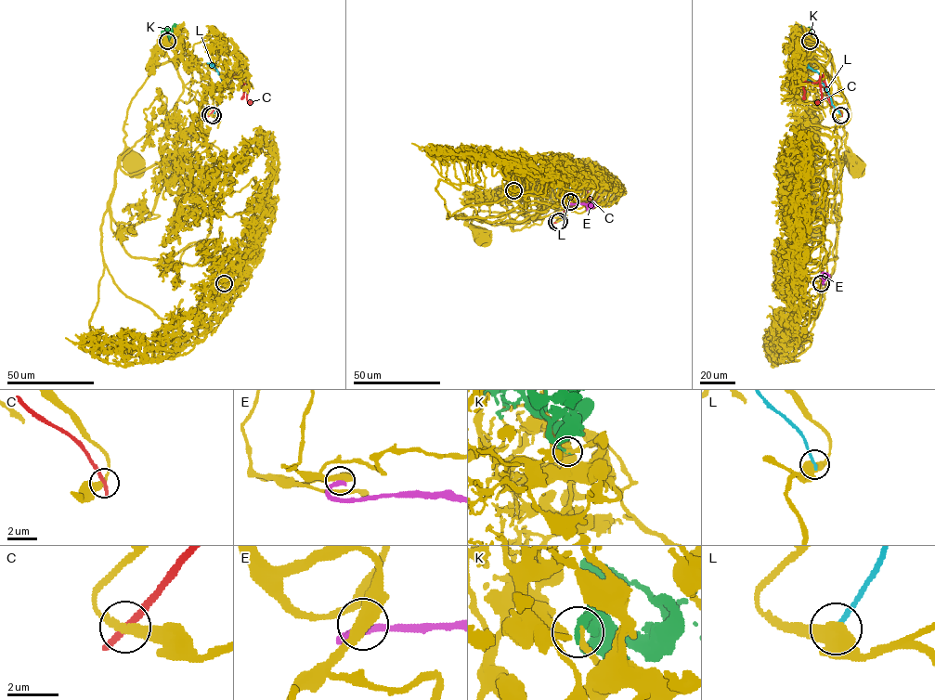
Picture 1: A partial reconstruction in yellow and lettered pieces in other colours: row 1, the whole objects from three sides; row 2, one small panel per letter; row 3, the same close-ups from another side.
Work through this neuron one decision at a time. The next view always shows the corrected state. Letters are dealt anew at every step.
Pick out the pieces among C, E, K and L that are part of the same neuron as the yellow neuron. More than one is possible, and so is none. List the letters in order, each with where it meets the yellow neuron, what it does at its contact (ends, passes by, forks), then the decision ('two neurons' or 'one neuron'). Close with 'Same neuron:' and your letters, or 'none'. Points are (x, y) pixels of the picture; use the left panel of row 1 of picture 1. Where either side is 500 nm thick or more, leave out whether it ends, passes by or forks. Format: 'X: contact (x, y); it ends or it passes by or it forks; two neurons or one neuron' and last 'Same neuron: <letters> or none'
C: contact (210, 114); it ends; two neurons
E: contact (224, 283); it ends; two neurons
K: contact (167, 41); it ends; one neuron
L: contact (213, 115); two neurons
Same neuron: K

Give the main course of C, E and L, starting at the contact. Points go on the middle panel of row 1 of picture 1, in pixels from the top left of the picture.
C: (556, 222), (568, 207), (593, 200), (588, 195), (588, 184)
E: (570, 201), (593, 204)
L: (559, 221), (569, 204), (565, 201), (559, 180)

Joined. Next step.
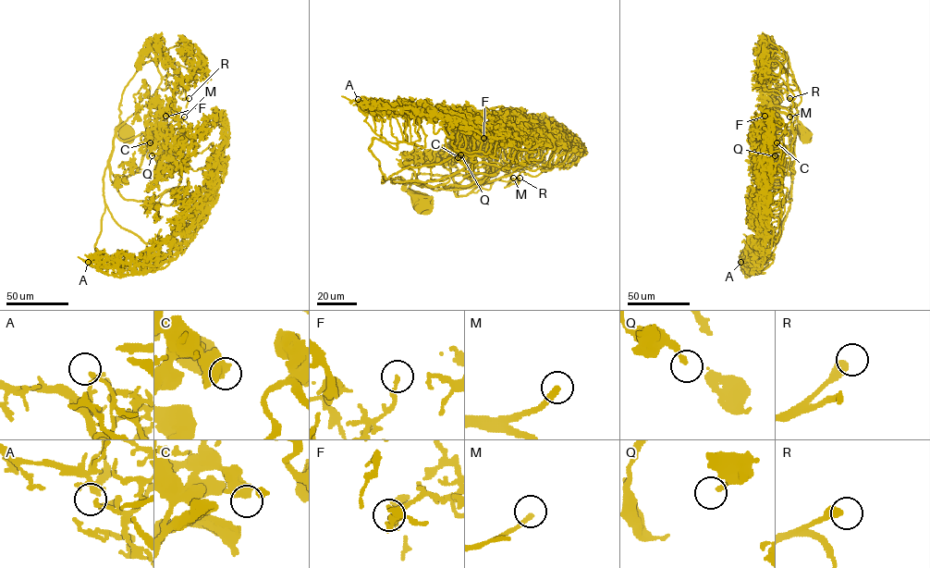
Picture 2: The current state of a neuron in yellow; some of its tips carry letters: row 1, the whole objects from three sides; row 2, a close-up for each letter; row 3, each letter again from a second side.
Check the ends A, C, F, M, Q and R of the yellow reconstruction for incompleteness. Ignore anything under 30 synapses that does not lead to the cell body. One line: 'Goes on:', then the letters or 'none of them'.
Goes on: M, R

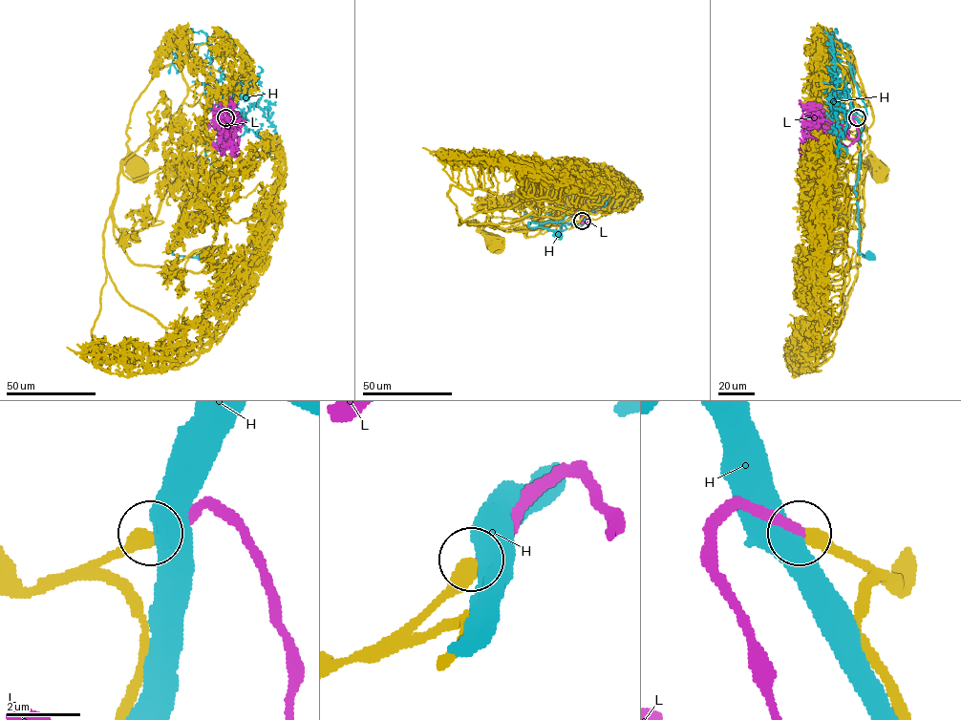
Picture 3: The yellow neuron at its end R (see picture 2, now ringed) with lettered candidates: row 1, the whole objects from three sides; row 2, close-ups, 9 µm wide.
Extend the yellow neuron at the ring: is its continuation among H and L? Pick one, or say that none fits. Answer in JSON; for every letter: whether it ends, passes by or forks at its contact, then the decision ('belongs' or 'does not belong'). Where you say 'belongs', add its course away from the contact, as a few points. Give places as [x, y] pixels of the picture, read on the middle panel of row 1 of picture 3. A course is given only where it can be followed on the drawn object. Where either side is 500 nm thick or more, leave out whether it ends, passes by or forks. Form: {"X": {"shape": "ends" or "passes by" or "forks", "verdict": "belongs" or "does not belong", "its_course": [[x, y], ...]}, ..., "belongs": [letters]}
{"H": {"verdict": "does not belong"}, "L": {"shape": "ends", "verdict": "belongs", "its_course": [[582, 221], [593, 183], [577, 175], [574, 186], [571, 174]]}, "belongs": ["L"]}

